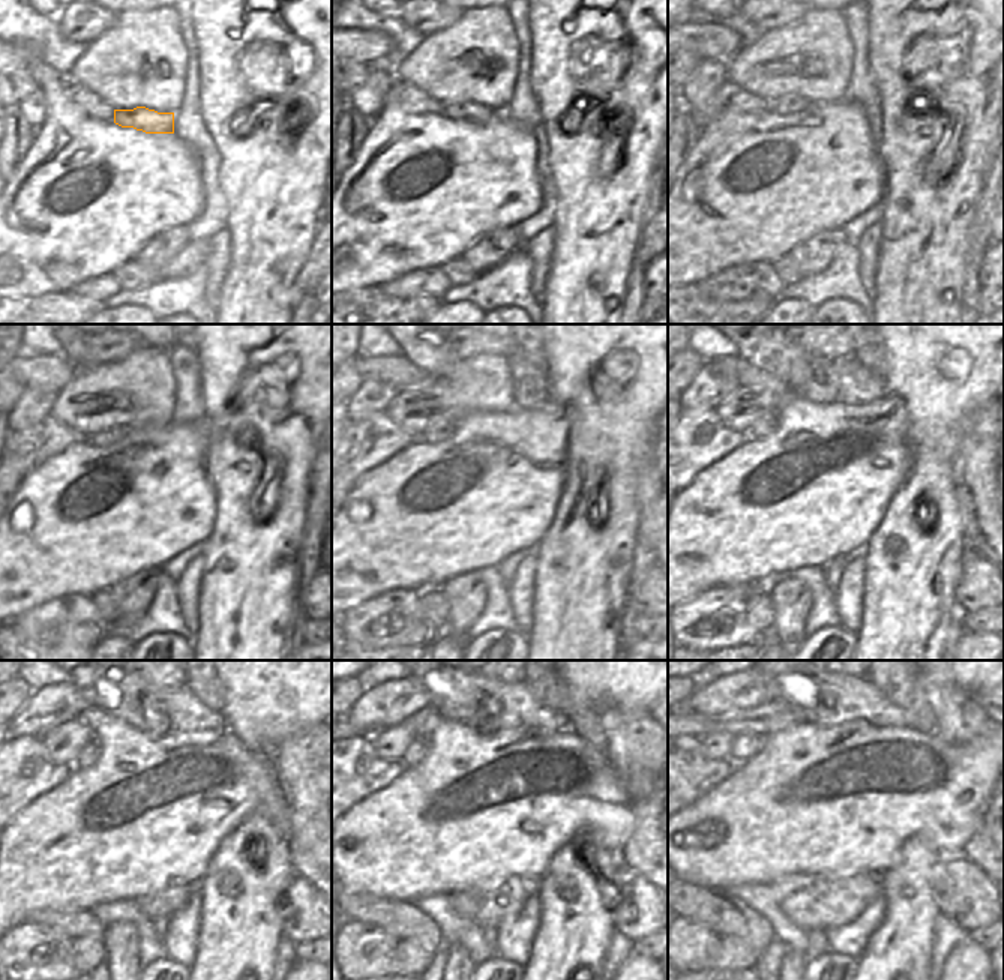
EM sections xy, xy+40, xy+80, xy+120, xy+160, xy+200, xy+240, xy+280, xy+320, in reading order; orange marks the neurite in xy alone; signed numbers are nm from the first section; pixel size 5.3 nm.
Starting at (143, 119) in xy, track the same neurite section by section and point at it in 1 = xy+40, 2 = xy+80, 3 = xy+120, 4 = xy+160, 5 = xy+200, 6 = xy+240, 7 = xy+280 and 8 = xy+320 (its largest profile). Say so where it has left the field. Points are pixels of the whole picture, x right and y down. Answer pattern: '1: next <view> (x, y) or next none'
1: next xy+40 (474, 113)
2: next xy+80 (787, 104)
3: next xy+120 (105, 438)
4: next xy+160 (431, 435)
5: next xy+200 (769, 422)
6: next xy+240 (87, 757)
7: next xy+280 (417, 751)
8: next xy+320 (745, 746)

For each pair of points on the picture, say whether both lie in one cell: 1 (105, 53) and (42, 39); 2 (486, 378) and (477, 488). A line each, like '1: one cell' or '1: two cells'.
1: two cells
2: two cells

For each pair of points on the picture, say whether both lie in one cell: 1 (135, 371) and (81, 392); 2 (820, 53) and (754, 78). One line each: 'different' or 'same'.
1: same
2: same

